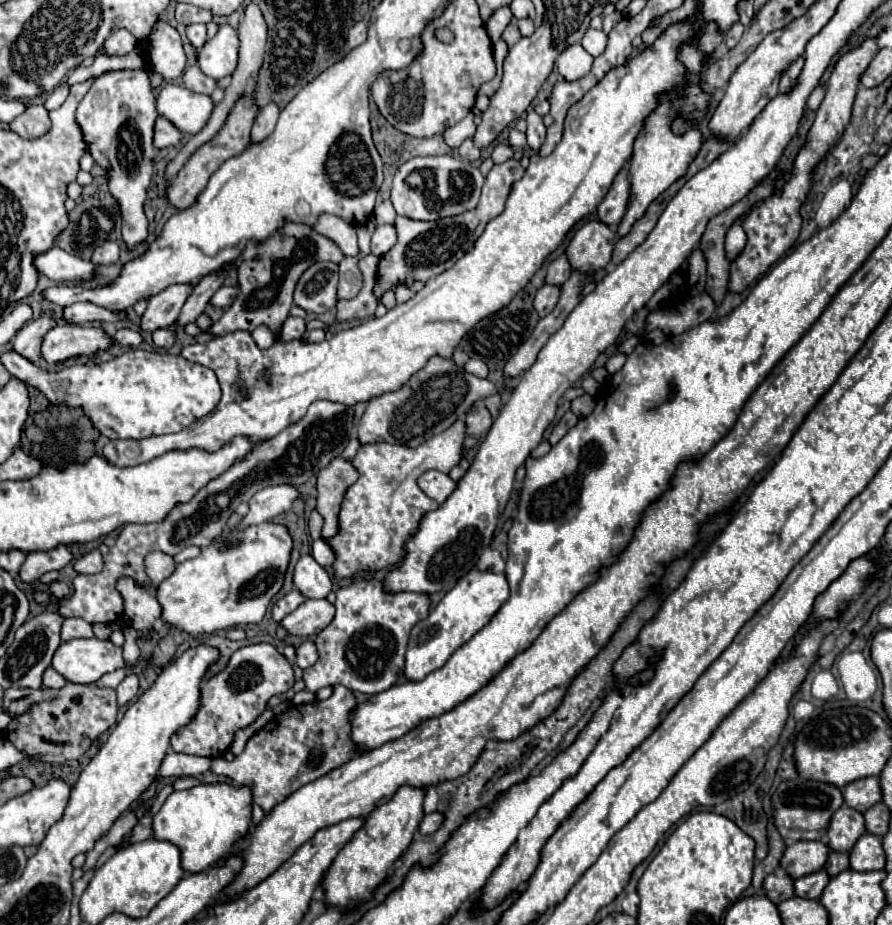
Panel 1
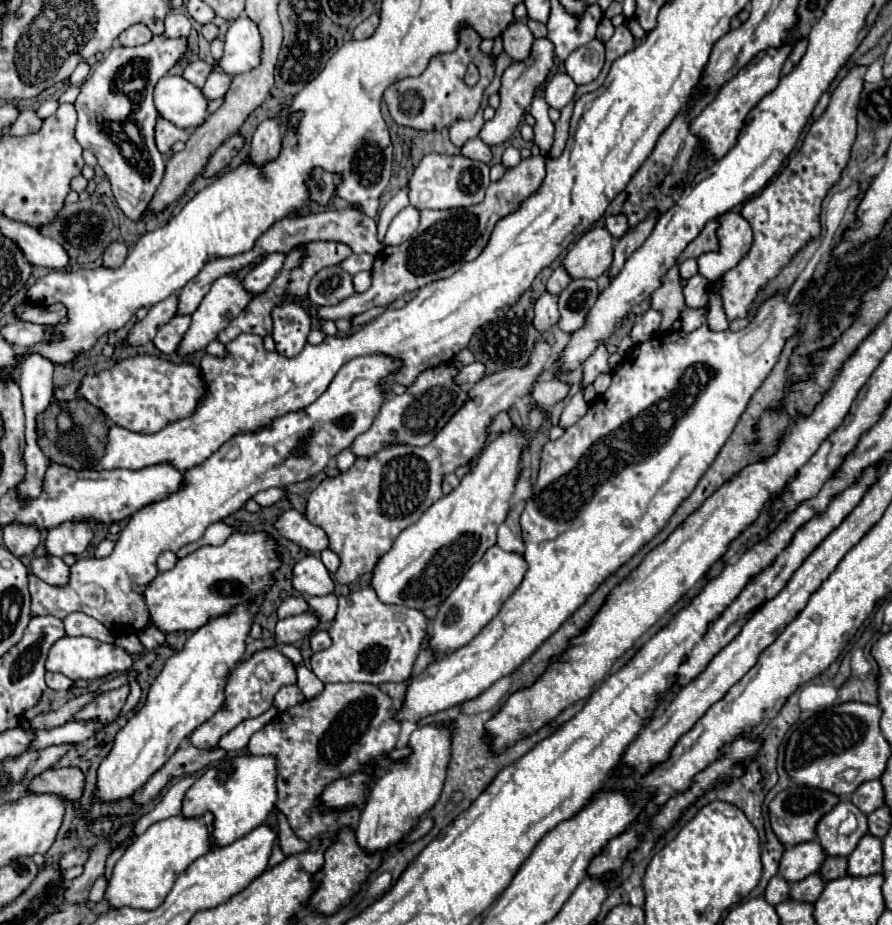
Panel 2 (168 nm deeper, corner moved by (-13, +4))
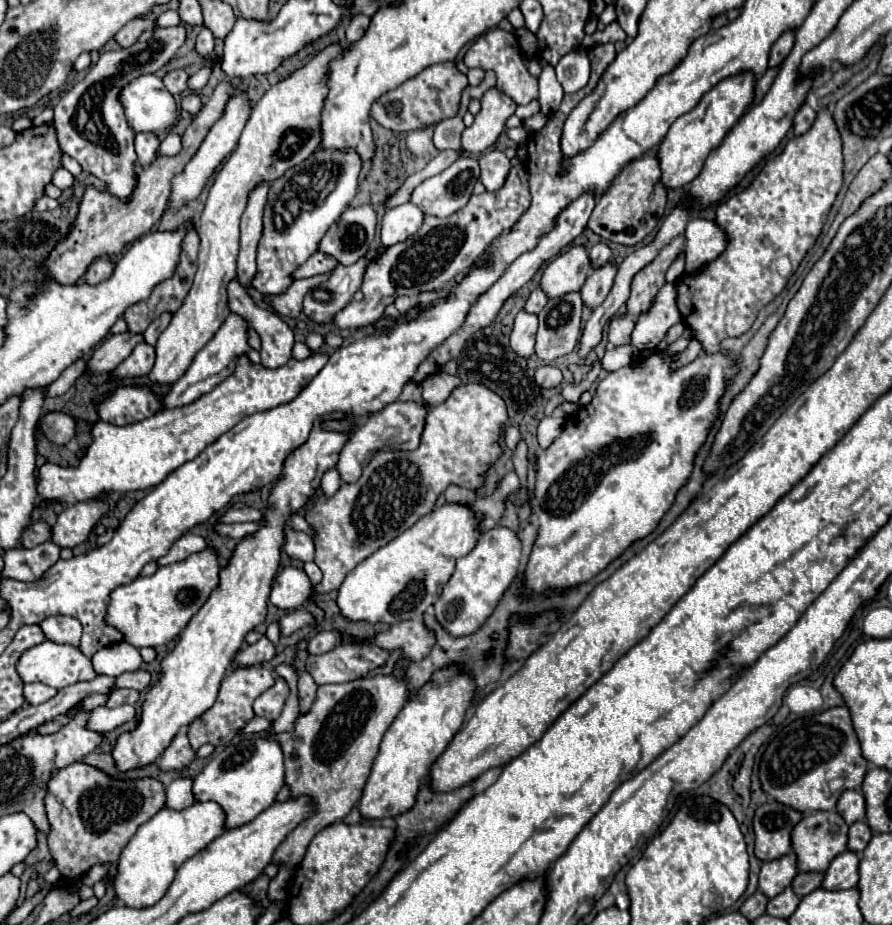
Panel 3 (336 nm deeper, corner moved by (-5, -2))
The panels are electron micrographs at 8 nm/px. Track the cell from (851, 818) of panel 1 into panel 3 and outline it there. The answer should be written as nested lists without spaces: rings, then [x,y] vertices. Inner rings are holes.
[[[832,810],[832,812],[808,812],[804,814],[804,818],[796,824],[796,828],[792,830],[792,848],[798,856],[798,870],[800,872],[824,872],[828,868],[828,864],[842,854],[848,848],[848,826],[844,822],[844,818]],[[830,824],[840,824],[842,832],[832,836],[828,832]]]

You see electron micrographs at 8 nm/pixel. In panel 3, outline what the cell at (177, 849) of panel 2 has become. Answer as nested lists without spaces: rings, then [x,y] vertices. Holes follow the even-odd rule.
[[[194,802],[184,810],[162,808],[130,838],[114,876],[116,898],[130,908],[154,906],[168,890],[176,870],[224,832],[224,812],[216,802]]]

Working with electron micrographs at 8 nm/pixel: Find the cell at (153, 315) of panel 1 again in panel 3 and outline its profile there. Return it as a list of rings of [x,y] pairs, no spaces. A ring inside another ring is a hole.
[[[110,334],[92,354],[88,362],[90,372],[112,372],[120,362],[124,362],[136,344],[144,340],[142,334]]]

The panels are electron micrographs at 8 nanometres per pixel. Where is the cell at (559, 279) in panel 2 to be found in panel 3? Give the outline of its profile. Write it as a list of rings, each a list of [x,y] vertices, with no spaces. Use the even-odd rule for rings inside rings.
[[[536,288],[536,290],[530,294],[530,298],[526,300],[524,310],[526,310],[526,312],[532,312],[532,314],[538,314],[538,312],[544,308],[546,302],[548,302],[548,296],[544,296],[544,290],[542,290],[542,288]]]

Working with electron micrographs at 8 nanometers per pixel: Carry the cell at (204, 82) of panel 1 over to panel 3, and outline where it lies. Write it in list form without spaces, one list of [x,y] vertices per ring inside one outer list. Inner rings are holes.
[[[178,68],[178,70],[172,70],[172,72],[168,72],[166,76],[164,76],[164,86],[174,94],[174,96],[178,96],[178,94],[184,94],[186,90],[188,90],[188,74],[186,74],[186,70],[182,70],[182,68]]]

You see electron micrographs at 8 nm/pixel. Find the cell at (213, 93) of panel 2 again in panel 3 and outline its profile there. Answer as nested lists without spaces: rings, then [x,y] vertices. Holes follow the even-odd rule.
[[[190,92],[188,96],[184,96],[184,98],[182,98],[180,108],[182,108],[182,110],[186,110],[186,112],[190,112],[192,116],[196,116],[196,114],[200,112],[200,108],[204,108],[204,100],[202,100],[202,96],[200,96],[200,94]]]

